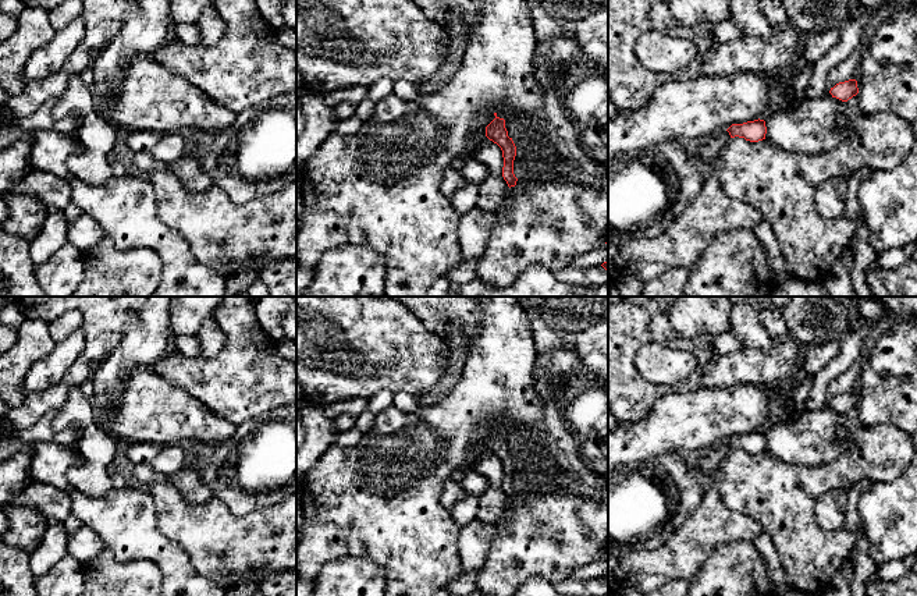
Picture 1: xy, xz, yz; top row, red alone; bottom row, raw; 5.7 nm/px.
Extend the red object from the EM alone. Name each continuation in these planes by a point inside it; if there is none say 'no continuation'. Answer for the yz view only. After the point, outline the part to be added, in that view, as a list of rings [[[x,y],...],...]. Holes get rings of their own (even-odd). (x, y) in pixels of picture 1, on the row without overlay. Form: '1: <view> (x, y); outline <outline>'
1: yz (706, 463); outline [[[725,441],[703,453],[690,455],[689,461],[690,465],[700,473],[700,476],[712,478],[712,473],[721,466],[729,451],[731,447]]]

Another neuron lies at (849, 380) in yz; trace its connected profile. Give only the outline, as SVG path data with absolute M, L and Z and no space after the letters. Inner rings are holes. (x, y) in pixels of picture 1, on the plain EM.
M866 351L861 358L859 358L843 373L838 375L829 382L827 387L827 408L832 409L829 402L836 395L857 390L864 361L866 361Z

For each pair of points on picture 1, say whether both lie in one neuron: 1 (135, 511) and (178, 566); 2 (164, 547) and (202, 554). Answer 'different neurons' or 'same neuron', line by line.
1: same neuron
2: different neurons

